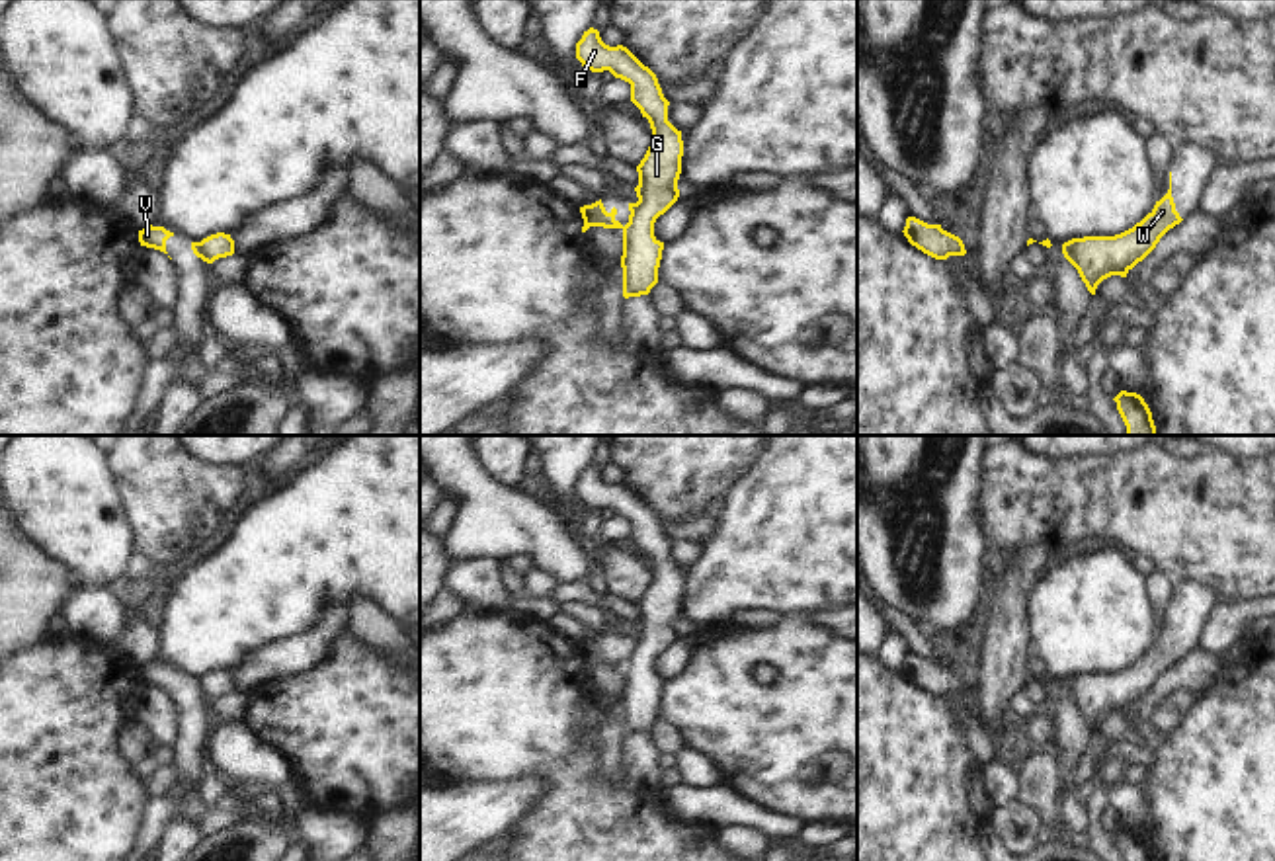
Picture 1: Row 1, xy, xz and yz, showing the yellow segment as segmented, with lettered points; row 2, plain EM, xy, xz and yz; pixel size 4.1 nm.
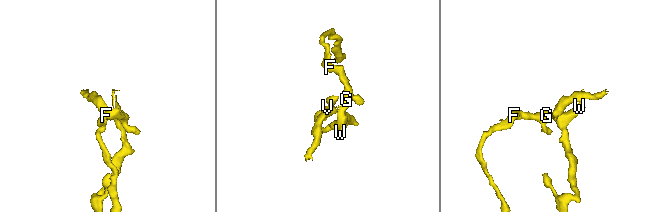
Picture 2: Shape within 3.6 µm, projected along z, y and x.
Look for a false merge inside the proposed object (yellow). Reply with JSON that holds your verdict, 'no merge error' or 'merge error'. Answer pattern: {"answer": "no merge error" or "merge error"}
{"answer": "merge error"}

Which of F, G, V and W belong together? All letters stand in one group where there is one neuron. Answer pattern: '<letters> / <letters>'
F G W / V

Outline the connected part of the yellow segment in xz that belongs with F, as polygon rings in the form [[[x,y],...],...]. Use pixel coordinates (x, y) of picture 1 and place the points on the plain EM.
[[[590,465],[576,480],[576,496],[584,508],[609,508],[615,515],[631,521],[631,539],[648,556],[652,580],[637,603],[638,638],[635,650],[623,664],[623,734],[648,732],[658,720],[658,705],[664,679],[654,674],[654,660],[679,635],[678,617],[681,611],[683,578],[668,558],[670,539],[664,535],[656,512],[644,504],[627,484],[609,484],[599,469]]]

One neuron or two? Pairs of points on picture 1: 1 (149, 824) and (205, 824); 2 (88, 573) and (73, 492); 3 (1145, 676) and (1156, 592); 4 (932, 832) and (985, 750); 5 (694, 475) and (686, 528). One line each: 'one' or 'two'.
1: two
2: one
3: two
4: two
5: two

